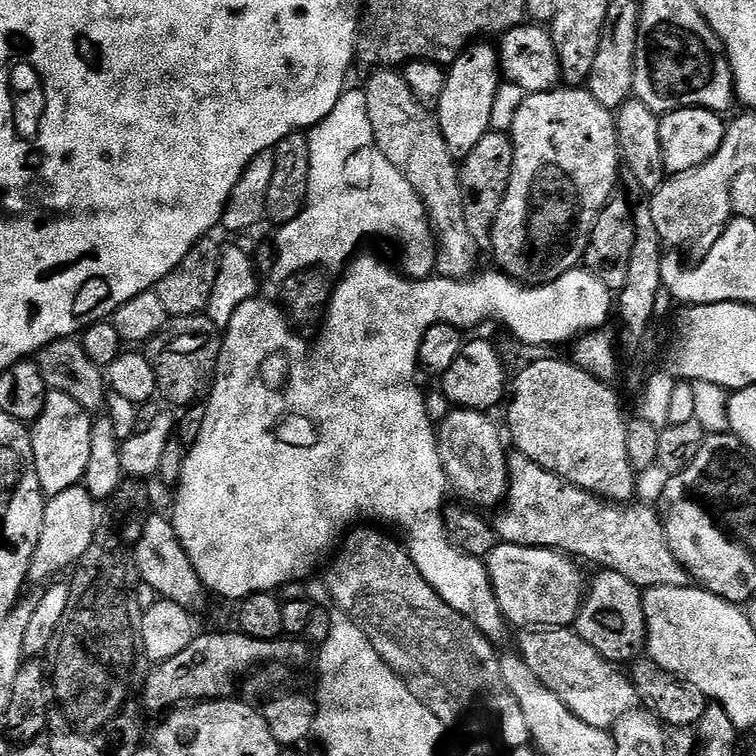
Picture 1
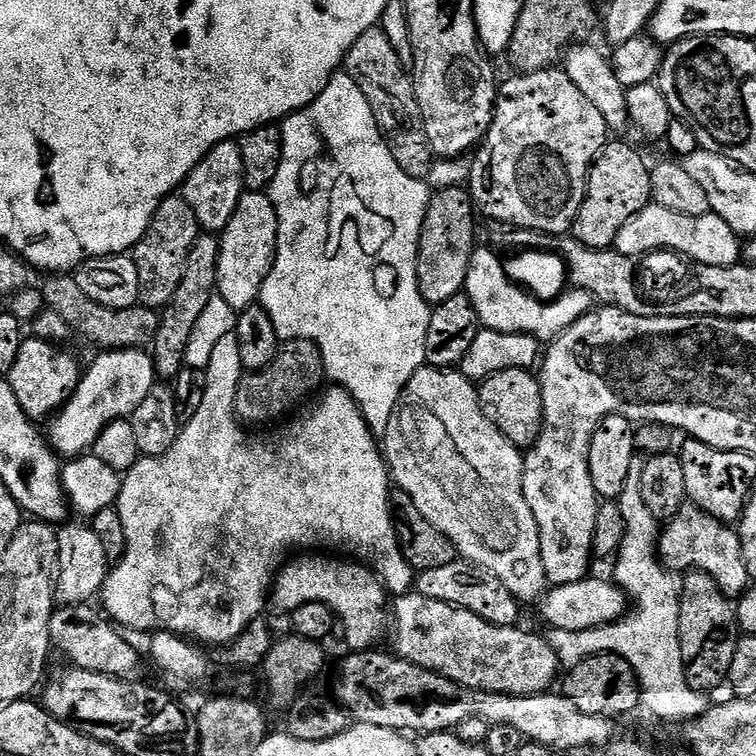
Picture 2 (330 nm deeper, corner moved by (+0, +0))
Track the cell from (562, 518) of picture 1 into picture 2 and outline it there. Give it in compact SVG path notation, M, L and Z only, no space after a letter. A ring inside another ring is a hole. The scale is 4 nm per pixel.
M691 502L685 503L682 511L663 525L658 537L658 555L661 564L673 574L704 572L712 576L729 598L743 596L750 587L737 529L715 520Z

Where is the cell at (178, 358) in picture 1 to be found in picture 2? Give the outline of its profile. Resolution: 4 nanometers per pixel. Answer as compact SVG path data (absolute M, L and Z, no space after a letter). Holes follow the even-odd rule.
M56 274L42 284L47 311L58 314L77 337L89 340L96 350L140 350L151 345L158 330L160 316L153 309L134 308L108 309L92 301L78 288L78 282L68 274Z

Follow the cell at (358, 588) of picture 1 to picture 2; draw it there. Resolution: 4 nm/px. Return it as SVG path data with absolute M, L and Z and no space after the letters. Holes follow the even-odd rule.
M304 554L301 560L289 559L276 573L270 593L271 607L276 612L291 614L304 604L324 604L339 623L340 620L344 623L344 640L349 651L364 652L375 647L384 628L386 597L379 579L363 563L316 555L320 554Z

